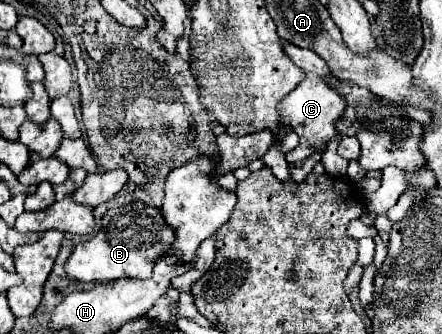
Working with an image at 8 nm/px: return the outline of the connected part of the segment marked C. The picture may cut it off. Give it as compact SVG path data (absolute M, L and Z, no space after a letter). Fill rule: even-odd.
M283 43L283 51L287 53L287 57L303 69L305 79L303 83L299 83L289 95L283 97L283 101L277 105L279 111L279 119L281 123L287 123L297 135L299 135L299 145L287 153L287 163L295 163L299 165L301 161L305 161L305 157L309 157L315 149L323 147L329 139L333 139L337 135L335 123L341 117L341 113L345 111L345 99L341 95L337 95L335 89L331 89L323 77L329 75L329 67L327 63L311 49L299 49L293 43Z

